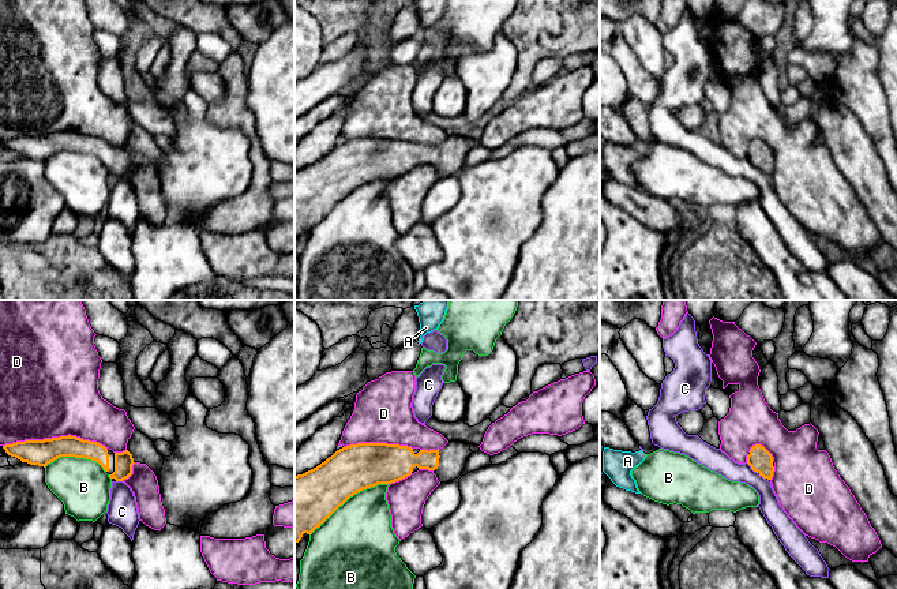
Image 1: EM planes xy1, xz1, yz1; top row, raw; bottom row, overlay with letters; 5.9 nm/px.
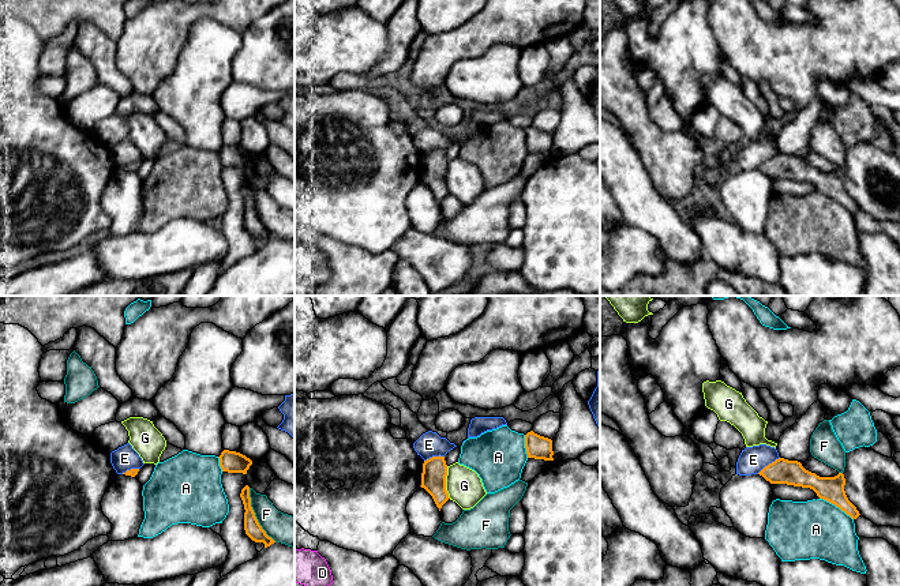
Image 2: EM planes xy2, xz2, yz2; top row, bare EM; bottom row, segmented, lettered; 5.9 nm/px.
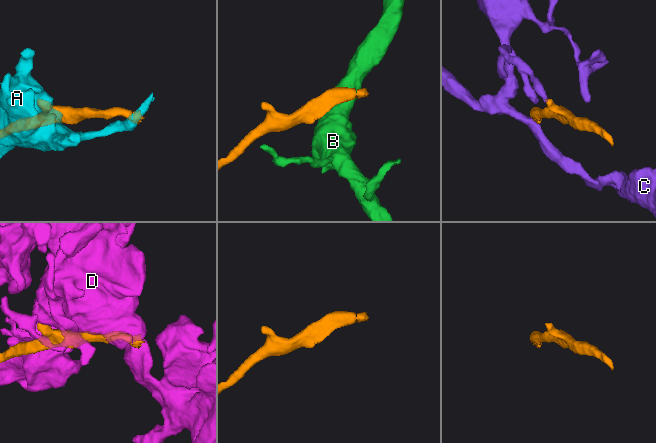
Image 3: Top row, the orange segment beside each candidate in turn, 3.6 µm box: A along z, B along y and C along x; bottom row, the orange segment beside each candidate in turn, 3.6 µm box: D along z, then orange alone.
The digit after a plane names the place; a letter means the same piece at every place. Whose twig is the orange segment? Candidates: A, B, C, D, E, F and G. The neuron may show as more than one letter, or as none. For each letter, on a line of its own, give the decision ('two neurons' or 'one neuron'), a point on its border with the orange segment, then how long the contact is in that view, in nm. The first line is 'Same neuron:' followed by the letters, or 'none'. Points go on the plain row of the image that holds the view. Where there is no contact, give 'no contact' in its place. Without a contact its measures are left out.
Same neuron: none
A: two neurons; meets orange in yz2 at (836, 201); contact 240 nm long
B: two neurons; meets orange in xz1 at (348, 192); contact 550 nm long
C: two neurons; meets orange in yz1 at (755, 165); contact 160 nm long
D: two neurons; meets orange in xy1 at (55, 132); contact 600 nm long
E: two neurons; meets orange in yz2 at (769, 158); contact 170 nm long
F: two neurons; meets orange in xy2 at (254, 210); contact 360 nm long
G: two neurons; meets orange in xz2 at (445, 177); contact 190 nm long

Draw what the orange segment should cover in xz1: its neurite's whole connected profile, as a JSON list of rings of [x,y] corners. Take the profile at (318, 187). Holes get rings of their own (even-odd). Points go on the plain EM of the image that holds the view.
[[[461,136],[429,146],[387,138],[337,145],[316,162],[294,170],[294,237],[363,184],[399,176],[419,164],[432,165],[440,177],[458,173],[472,147],[470,139]]]

